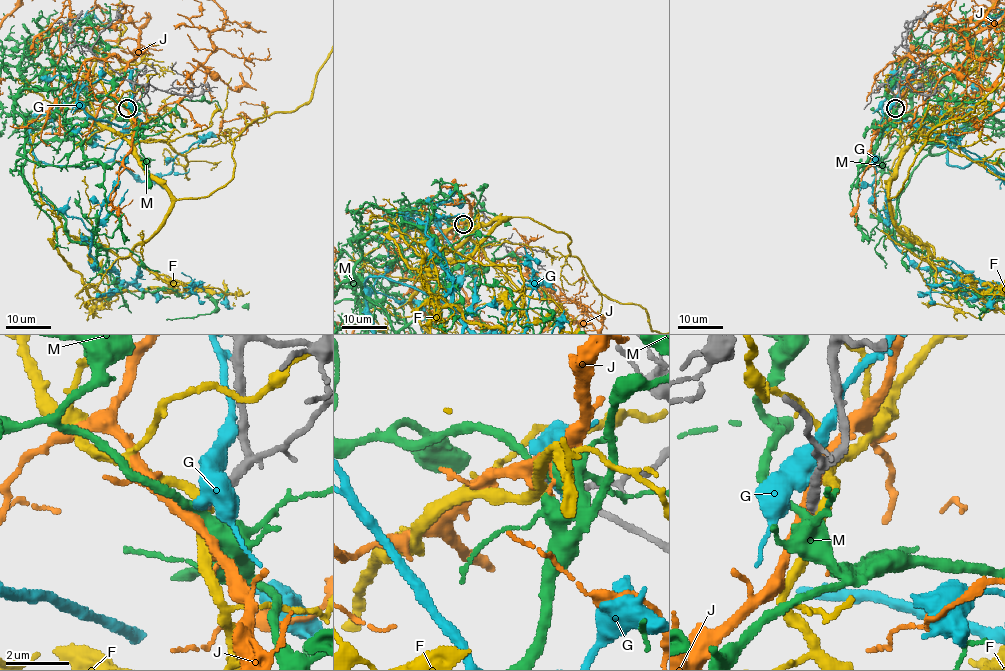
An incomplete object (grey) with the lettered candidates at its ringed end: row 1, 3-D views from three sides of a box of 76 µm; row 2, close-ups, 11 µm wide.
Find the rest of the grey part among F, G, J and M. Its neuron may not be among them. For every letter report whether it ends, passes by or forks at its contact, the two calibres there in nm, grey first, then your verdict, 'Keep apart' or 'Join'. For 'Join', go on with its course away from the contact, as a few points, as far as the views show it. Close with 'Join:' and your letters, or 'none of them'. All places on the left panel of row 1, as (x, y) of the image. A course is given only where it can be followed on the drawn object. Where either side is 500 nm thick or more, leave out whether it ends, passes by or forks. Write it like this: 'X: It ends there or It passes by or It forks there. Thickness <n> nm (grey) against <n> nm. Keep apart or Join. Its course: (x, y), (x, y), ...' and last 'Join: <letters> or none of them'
F: It passes by. Thickness 360 nm (grey) against 380 nm. Keep apart
G: It forks there. Thickness 420 nm (grey) against 440 nm. Keep apart
J: It passes by. Thickness 320 nm (grey) against 400 nm. Keep apart
M: It passes by. Thickness 340 nm (grey) against 360 nm. Keep apart
Join: none of them

